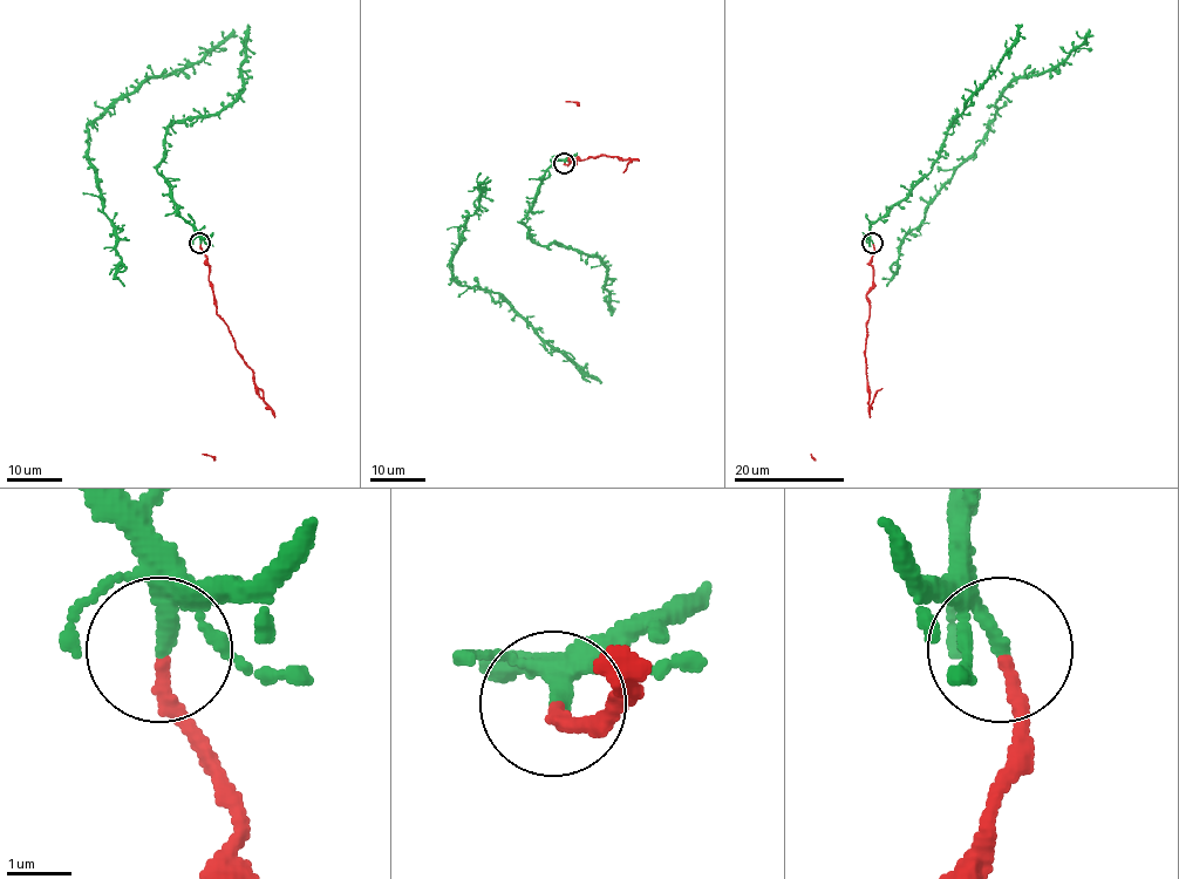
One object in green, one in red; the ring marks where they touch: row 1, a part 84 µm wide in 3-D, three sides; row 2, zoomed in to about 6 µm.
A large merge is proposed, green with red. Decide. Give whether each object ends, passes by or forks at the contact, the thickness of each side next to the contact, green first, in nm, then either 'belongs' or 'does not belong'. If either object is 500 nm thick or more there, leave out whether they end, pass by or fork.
green ends there; red ends there; 240 nm thick on the green side, 200 nm on the other; does not belong

